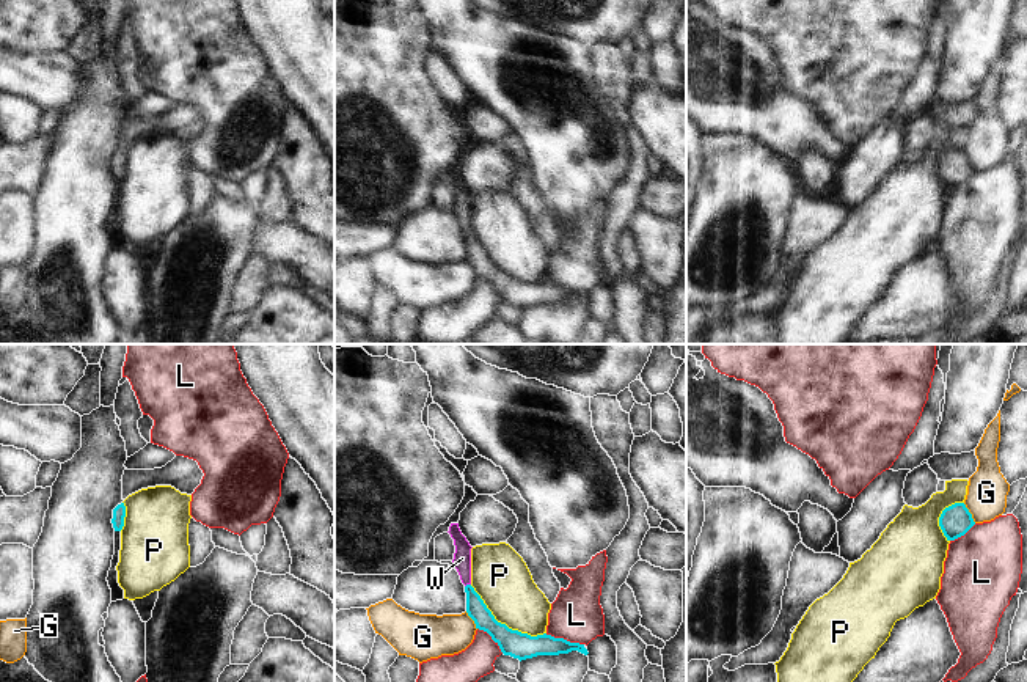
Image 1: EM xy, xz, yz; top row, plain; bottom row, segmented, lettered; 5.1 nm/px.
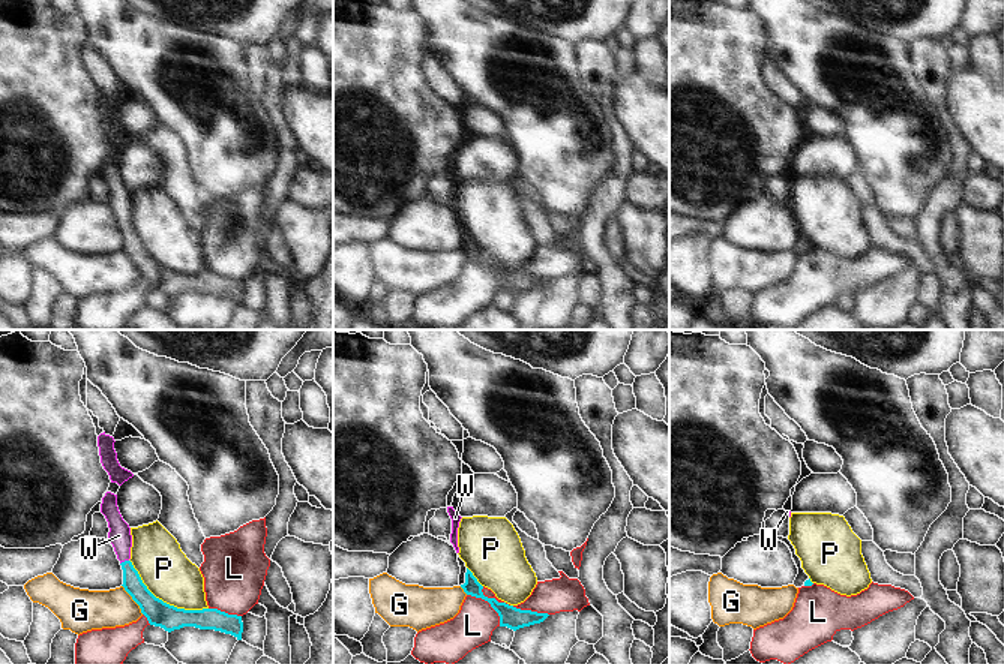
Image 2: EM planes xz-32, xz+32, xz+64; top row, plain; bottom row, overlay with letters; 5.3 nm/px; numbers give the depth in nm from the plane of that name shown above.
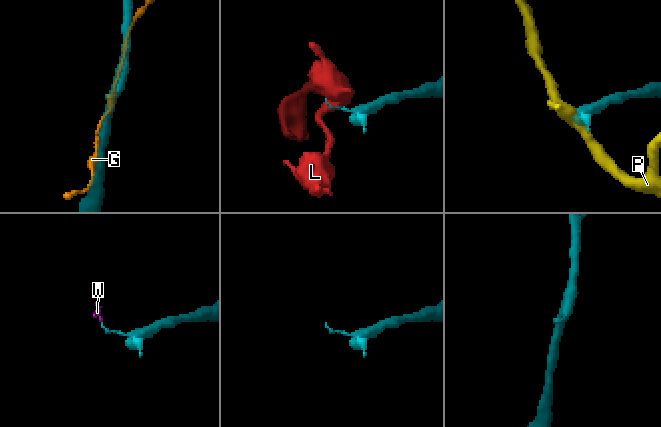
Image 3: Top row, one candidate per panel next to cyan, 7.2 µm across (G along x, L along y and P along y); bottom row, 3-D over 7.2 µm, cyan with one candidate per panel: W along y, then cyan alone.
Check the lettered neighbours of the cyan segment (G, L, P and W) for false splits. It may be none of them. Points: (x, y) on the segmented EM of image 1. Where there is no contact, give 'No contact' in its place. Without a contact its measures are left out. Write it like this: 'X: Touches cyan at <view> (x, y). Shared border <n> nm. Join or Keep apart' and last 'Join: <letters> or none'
G: Touches cyan at yz (969, 513). Shared border 120 nm. Keep apart
L: Touches cyan at xz (562, 638). Shared border 200 nm. Keep apart
P: Touches cyan at xz (504, 624). Shared border 460 nm. Keep apart
W: Touches cyan at xz (467, 585). Shared border 40 nm. Join
Join: W.

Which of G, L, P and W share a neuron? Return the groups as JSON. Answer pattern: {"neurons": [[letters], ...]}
{"neurons": [["G"], ["L"], ["P"], ["W"]]}

